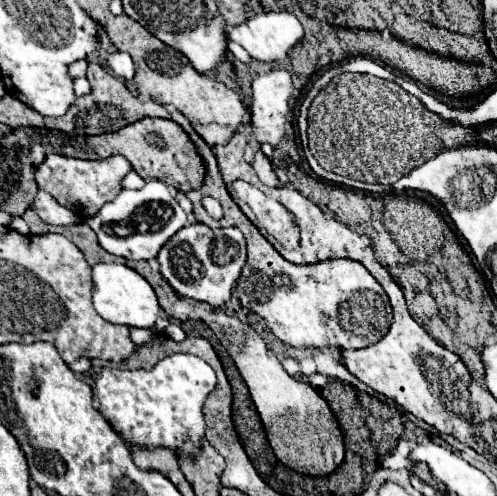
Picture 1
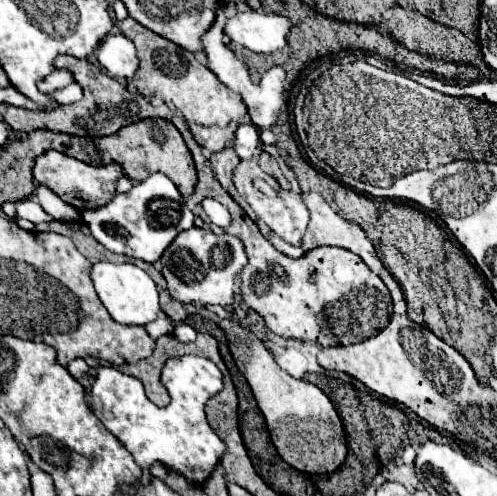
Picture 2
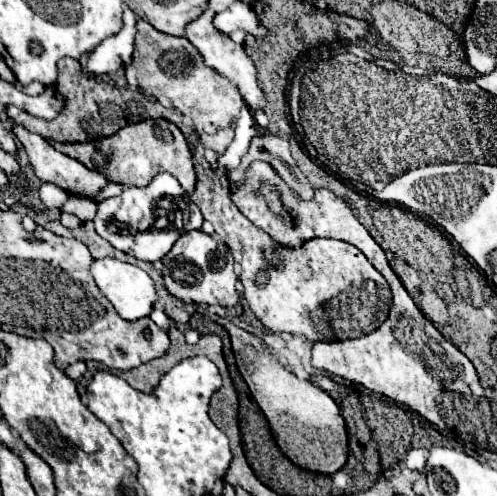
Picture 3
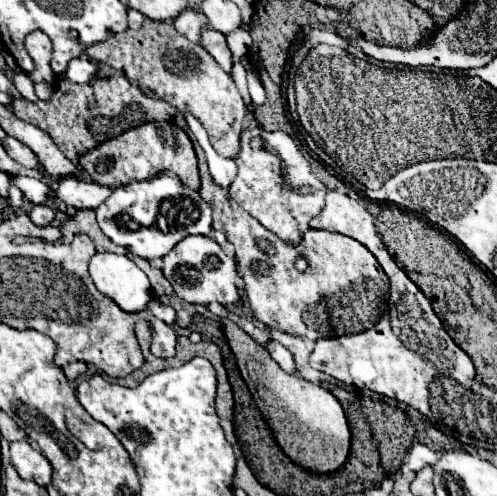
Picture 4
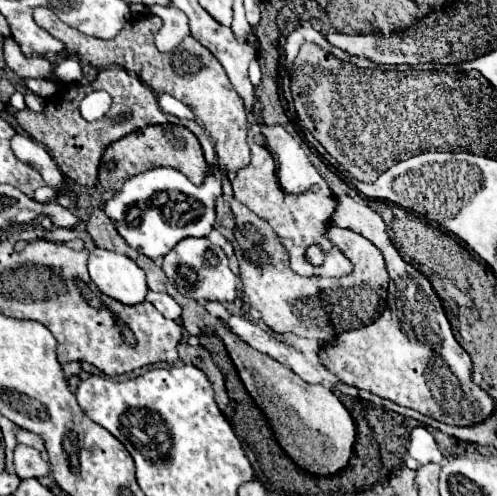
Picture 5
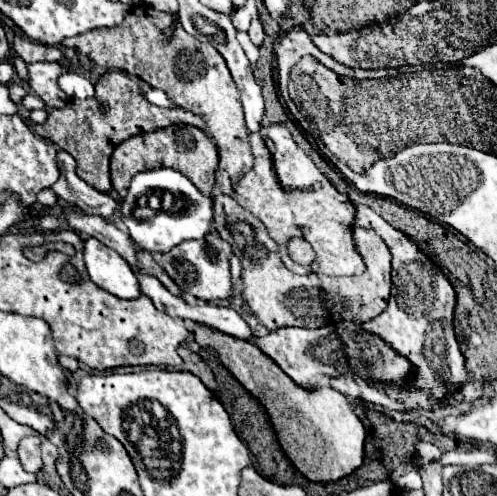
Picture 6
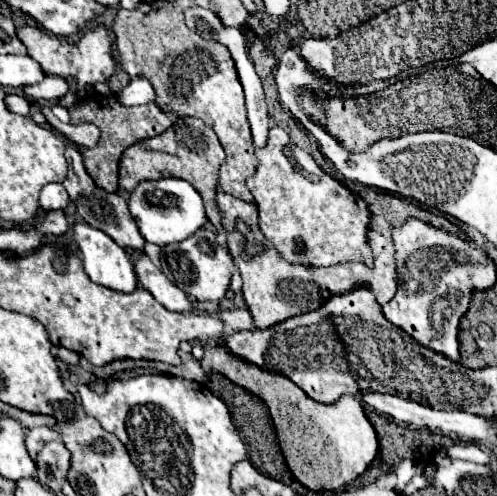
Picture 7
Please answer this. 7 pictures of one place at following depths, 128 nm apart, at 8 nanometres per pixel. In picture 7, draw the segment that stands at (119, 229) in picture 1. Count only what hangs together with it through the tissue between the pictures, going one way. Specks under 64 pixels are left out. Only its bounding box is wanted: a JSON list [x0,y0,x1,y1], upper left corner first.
[128,178,208,246]

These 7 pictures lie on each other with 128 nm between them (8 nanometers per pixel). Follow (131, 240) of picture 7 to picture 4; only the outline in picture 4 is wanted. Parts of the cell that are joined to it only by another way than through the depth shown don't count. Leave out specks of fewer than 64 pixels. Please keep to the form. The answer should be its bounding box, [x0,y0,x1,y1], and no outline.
[4,135,38,168]

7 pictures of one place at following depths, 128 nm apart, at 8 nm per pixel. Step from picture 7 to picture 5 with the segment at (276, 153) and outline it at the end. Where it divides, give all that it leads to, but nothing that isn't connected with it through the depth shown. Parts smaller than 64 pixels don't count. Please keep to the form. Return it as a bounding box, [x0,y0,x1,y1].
[232,124,352,278]

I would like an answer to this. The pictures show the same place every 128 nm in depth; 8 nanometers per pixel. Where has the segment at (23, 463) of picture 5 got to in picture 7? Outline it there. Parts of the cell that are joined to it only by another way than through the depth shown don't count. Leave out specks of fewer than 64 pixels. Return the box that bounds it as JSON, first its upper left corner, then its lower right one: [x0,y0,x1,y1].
[26,428,58,460]

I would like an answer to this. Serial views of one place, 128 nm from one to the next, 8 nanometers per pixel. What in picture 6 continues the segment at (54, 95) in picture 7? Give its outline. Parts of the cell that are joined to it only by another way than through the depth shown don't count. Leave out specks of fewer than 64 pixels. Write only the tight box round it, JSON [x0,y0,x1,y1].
[58,74,94,98]

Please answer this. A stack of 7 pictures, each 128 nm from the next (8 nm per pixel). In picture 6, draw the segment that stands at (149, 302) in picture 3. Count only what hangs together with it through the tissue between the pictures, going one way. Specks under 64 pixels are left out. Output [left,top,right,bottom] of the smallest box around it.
[84,238,140,300]

